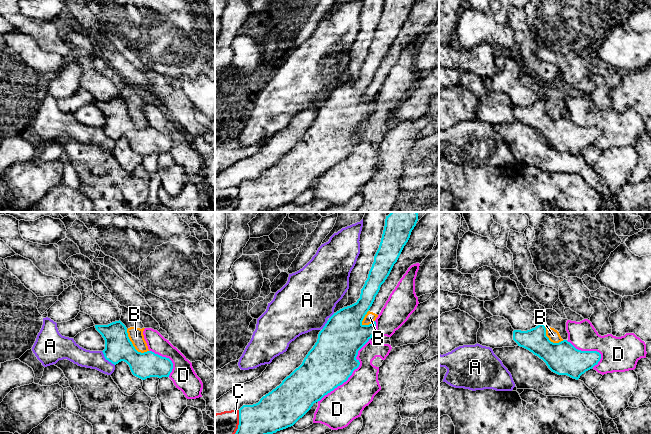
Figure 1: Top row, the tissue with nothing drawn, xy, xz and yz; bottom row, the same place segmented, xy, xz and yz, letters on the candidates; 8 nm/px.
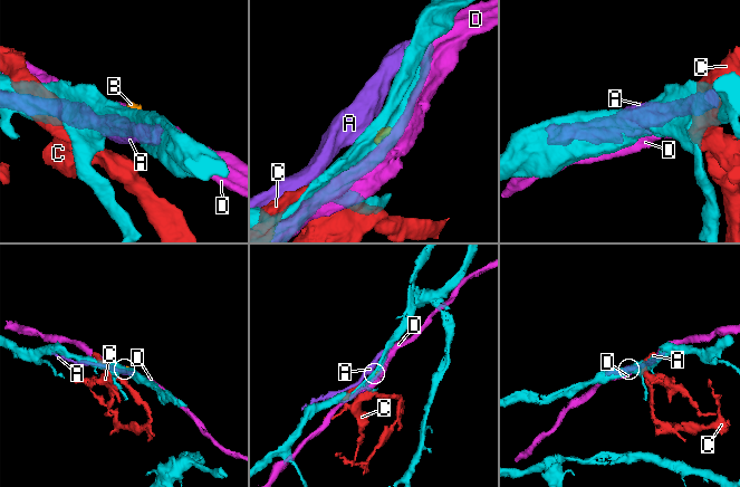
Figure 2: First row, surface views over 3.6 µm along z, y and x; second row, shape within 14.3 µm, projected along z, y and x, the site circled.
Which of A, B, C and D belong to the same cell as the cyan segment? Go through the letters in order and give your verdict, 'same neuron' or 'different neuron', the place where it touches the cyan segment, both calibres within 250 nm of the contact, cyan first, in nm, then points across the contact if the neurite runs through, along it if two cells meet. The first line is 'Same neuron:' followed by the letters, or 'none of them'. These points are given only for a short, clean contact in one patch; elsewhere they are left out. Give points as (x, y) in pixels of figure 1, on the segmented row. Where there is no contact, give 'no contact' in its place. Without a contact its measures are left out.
Same neuron: none of them
A: different neuron; meets cyan in xy at (106, 359); 220 nm thick on the cyan side, 140 nm on the other
B: different neuron; meets cyan in xy at (132, 345); 220 nm thick on the cyan side, 120 nm on the other; border along xy (126, 329), (127, 336), (132, 345), (138, 351), (148, 351)
C: different neuron; meets cyan in xz at (239, 422); 280 nm thick on the cyan side, 180 nm on the other
D: different neuron; meets cyan in xz at (351, 374); 380 nm thick on the cyan side, 300 nm on the other

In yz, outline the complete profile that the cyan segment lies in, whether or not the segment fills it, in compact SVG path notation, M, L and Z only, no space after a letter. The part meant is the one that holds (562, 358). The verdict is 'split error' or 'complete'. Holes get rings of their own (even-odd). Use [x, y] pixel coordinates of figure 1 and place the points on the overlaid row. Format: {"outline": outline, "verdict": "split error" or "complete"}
{"outline": "M543 324L527 331L514 330L513 340L542 359L552 372L576 380L601 359L599 352L578 350L567 340L551 342Z", "verdict": "complete"}

